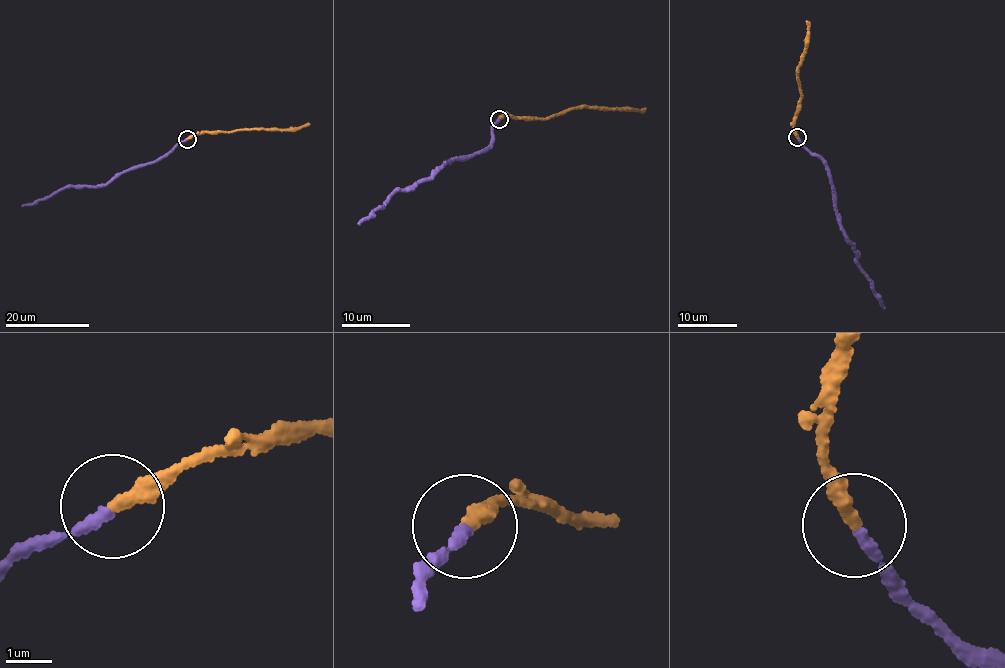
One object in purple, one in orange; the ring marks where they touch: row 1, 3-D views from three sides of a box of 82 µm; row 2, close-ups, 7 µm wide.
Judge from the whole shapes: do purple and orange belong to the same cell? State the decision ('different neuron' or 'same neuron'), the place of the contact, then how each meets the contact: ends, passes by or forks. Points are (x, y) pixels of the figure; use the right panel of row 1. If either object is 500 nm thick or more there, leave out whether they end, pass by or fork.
same neuron | (797, 137) | purple ends | orange ends

